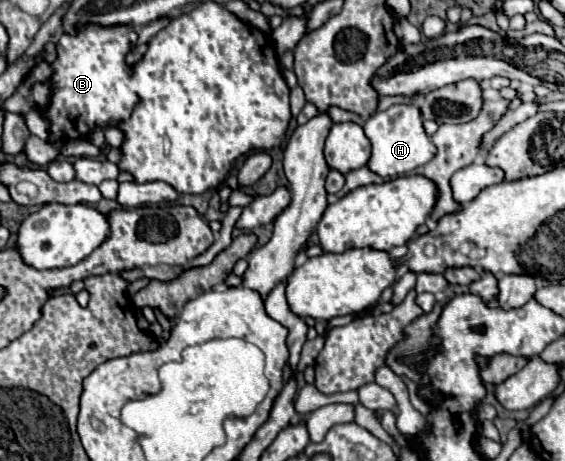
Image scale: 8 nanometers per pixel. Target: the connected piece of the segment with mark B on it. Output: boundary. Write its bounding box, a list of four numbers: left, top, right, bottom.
[44,25,138,139]

